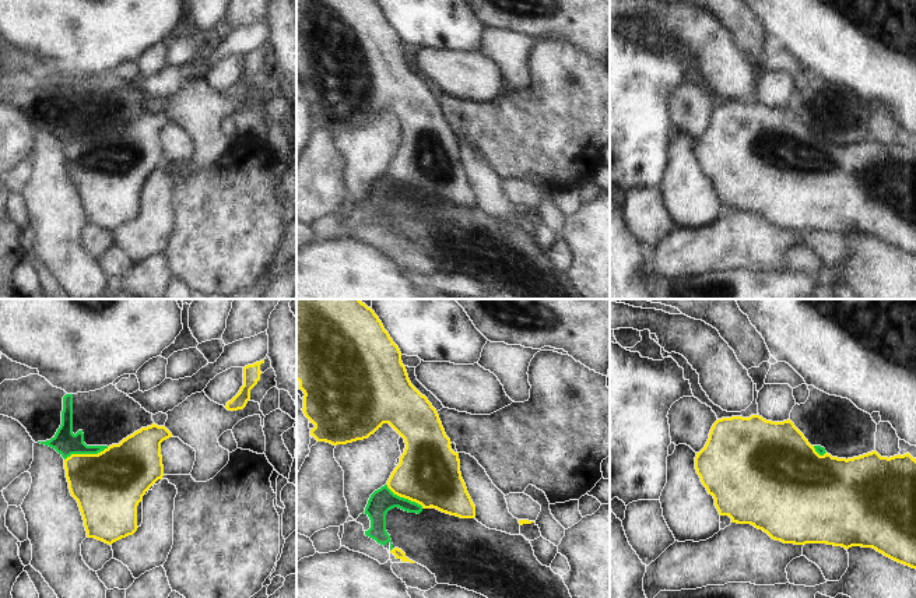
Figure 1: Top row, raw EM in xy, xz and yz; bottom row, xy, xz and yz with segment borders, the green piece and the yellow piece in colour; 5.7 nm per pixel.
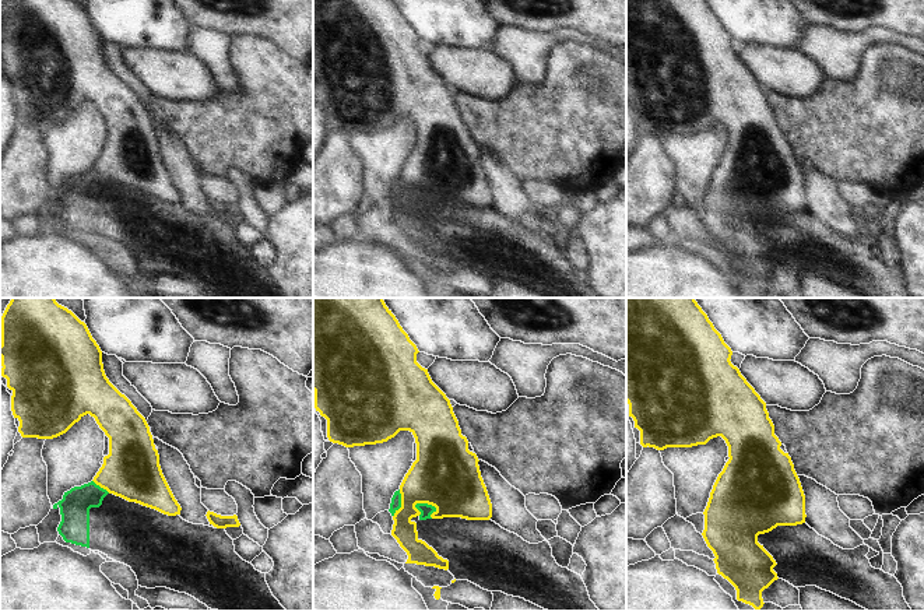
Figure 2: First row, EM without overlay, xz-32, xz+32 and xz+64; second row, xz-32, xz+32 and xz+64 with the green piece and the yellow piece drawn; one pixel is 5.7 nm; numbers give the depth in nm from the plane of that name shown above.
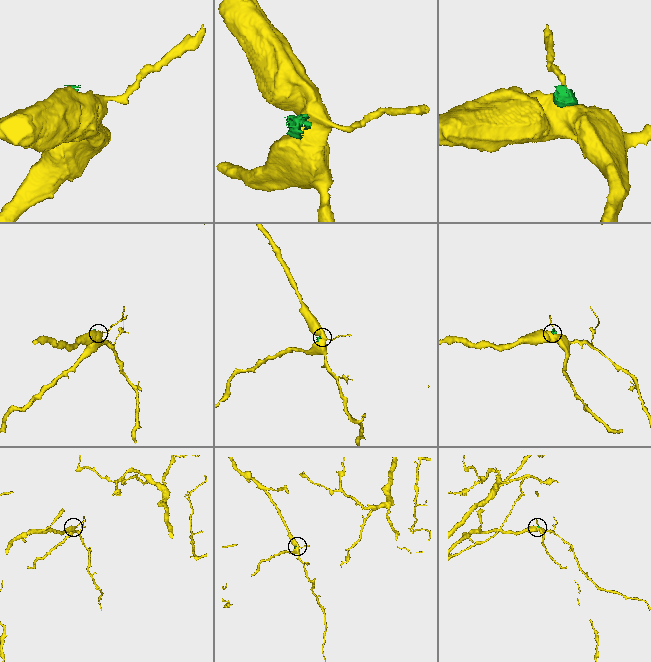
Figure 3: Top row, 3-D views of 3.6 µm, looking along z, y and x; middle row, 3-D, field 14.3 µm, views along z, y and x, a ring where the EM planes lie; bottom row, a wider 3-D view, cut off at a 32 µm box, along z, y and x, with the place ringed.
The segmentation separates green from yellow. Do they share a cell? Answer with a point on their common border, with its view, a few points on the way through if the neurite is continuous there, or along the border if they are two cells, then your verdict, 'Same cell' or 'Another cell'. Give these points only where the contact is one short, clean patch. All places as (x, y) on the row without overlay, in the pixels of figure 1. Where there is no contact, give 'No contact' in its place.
Touches green at xy (86, 140). Same cell

